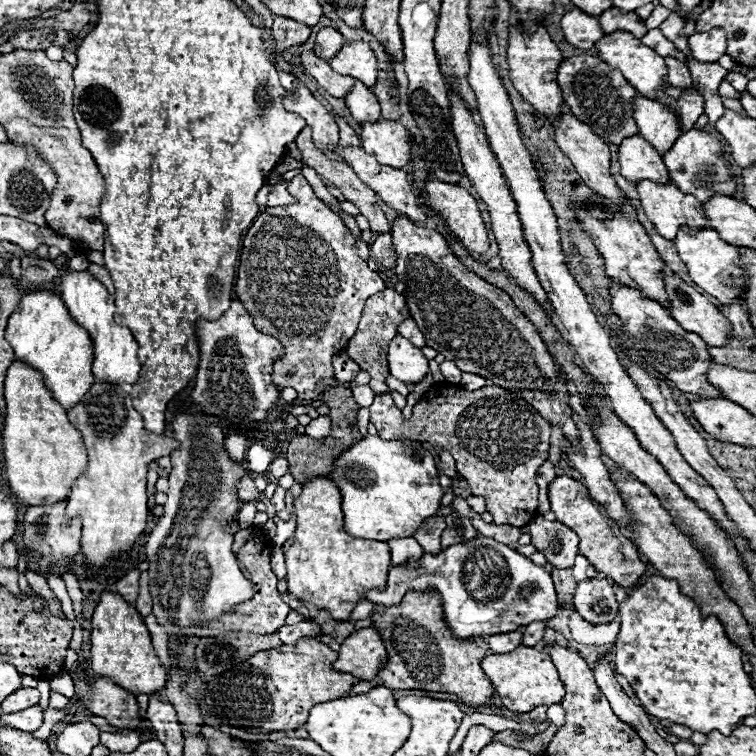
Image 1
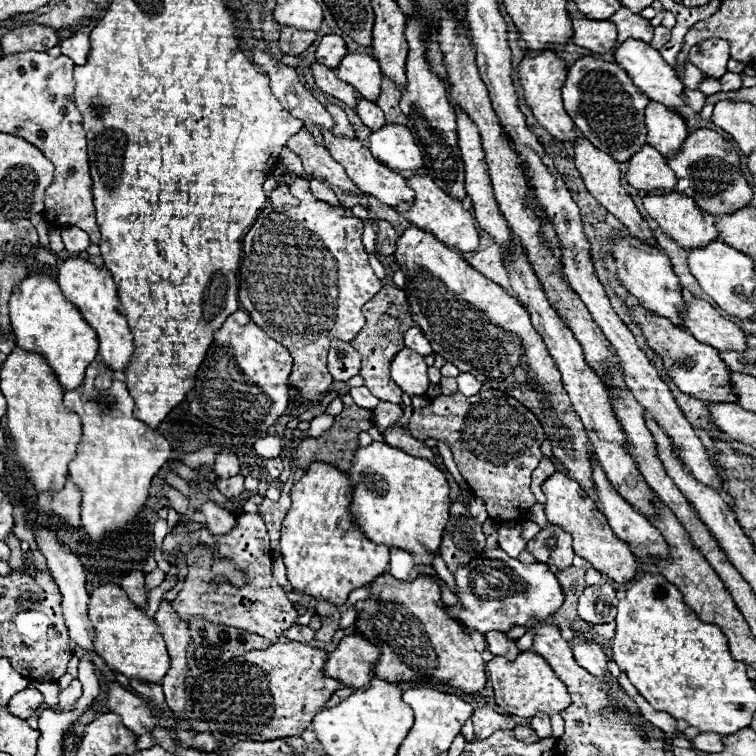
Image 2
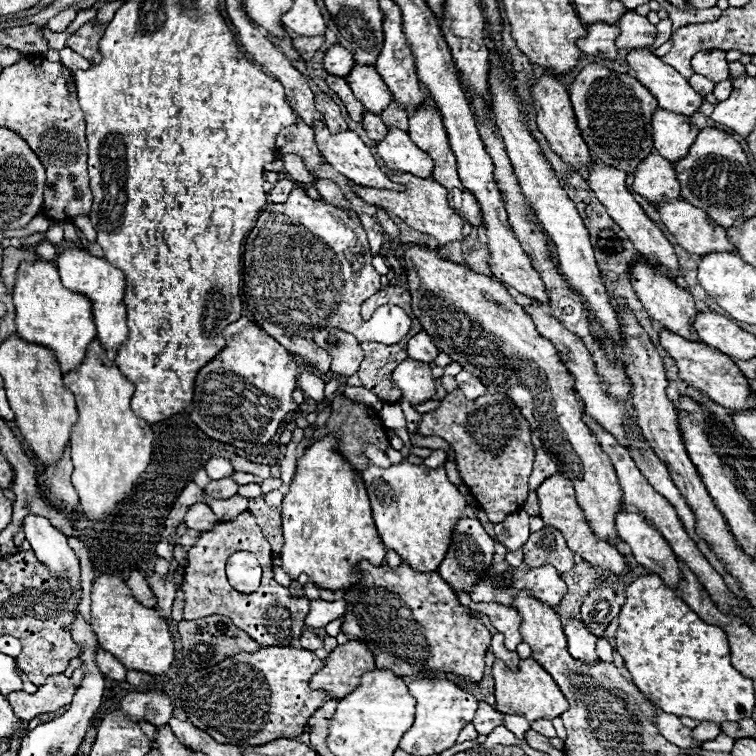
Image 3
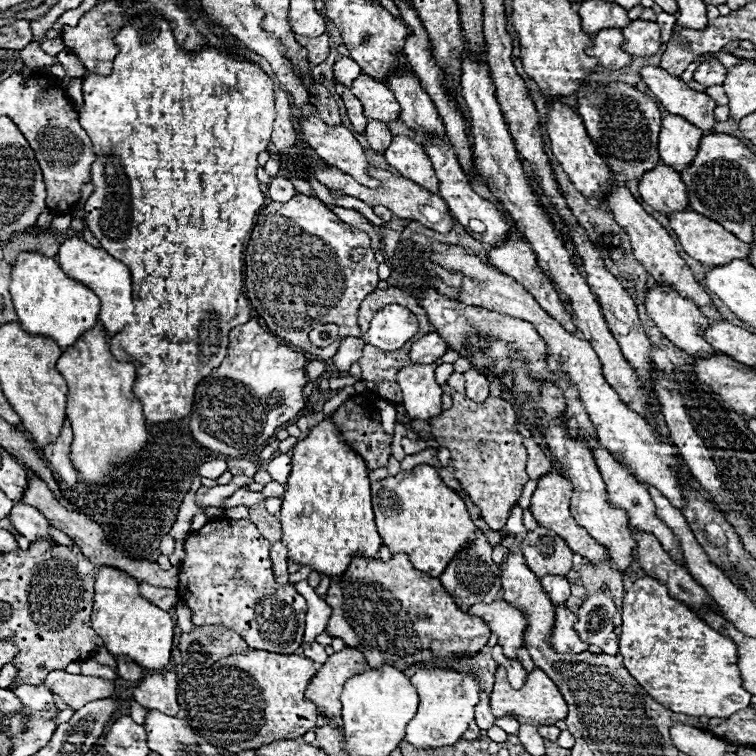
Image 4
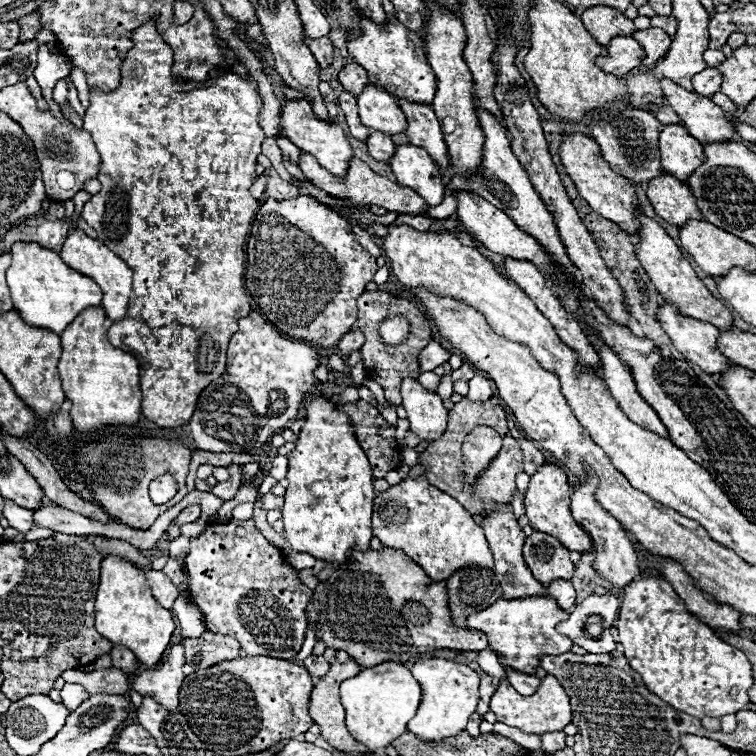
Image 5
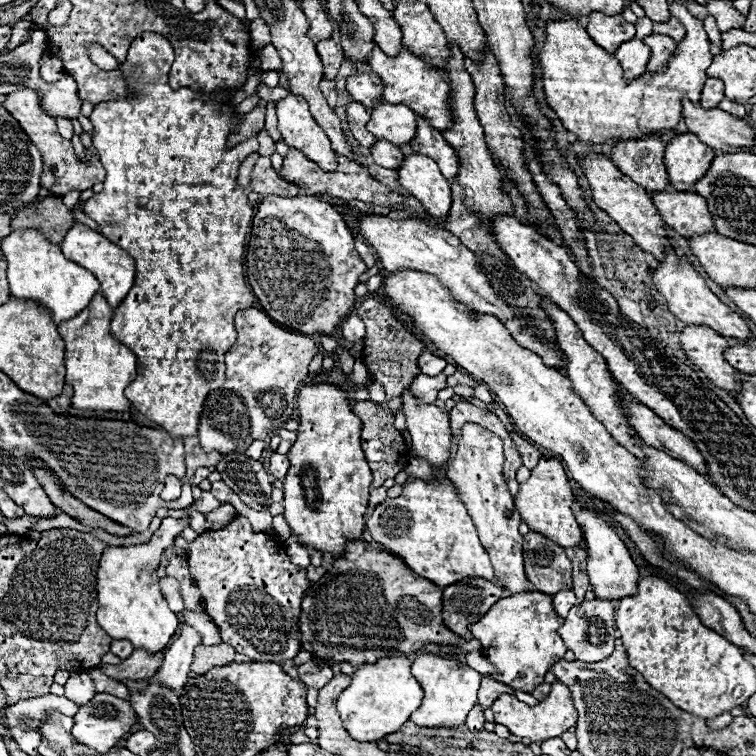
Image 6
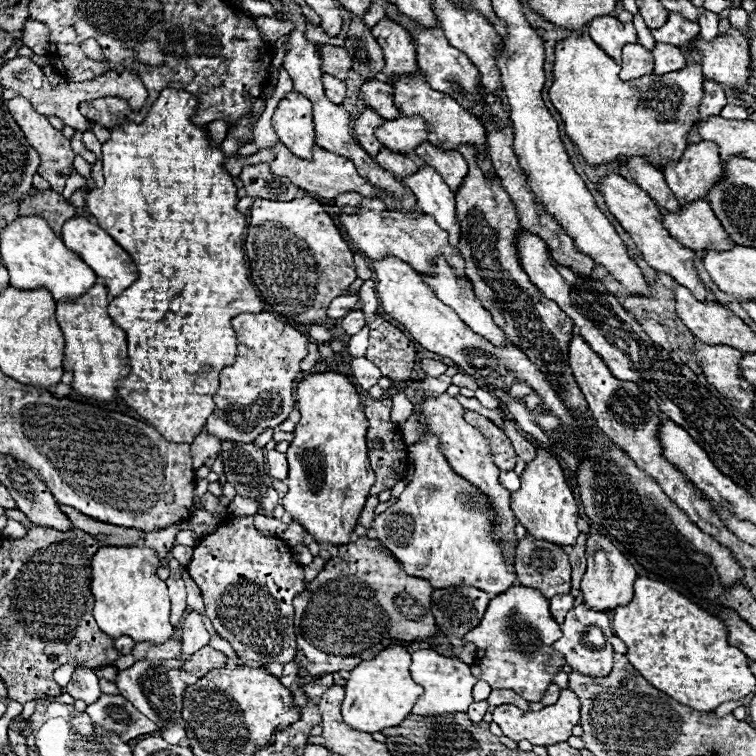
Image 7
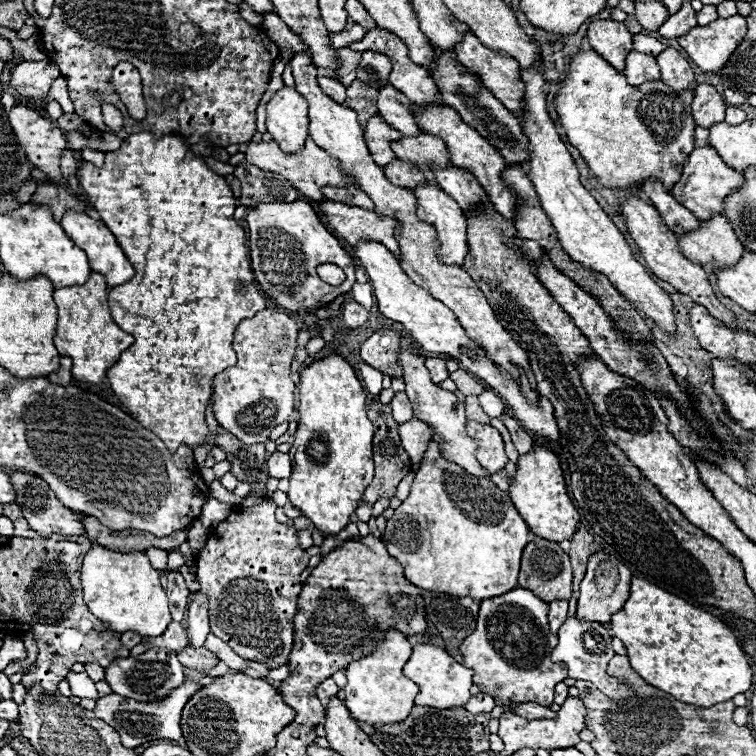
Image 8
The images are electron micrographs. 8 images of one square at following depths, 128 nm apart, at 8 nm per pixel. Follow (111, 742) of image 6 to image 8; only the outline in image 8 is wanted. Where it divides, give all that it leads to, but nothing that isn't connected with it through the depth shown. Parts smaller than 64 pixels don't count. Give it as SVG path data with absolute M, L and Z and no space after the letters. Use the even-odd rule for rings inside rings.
M184 670L184 682L180 686L176 686L166 698L156 700L156 702L136 702L132 698L122 698L118 694L108 694L104 698L98 698L94 714L96 718L104 720L106 724L110 724L120 736L122 736L122 744L126 748L138 748L144 742L150 740L180 740L182 738L182 730L180 730L180 716L182 710L186 706L186 702L200 690L204 688L204 684L200 684L202 678L206 678L206 672L198 672L198 670Z

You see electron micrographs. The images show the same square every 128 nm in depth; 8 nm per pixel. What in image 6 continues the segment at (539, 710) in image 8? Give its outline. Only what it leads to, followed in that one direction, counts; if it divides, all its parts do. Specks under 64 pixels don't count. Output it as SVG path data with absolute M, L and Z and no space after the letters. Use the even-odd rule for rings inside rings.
M482 678L480 690L478 690L478 704L482 708L490 708L492 702L498 700L502 694L514 696L514 690L510 690L510 686L502 686L500 682L494 682L492 678Z

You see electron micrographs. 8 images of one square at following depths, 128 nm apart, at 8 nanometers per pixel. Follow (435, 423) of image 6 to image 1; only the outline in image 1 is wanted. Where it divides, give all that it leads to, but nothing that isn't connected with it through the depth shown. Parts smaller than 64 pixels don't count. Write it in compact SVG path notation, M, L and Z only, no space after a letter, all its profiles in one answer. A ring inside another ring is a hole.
M396 336L388 346L388 366L390 374L404 384L418 384L428 374L426 356L402 336Z

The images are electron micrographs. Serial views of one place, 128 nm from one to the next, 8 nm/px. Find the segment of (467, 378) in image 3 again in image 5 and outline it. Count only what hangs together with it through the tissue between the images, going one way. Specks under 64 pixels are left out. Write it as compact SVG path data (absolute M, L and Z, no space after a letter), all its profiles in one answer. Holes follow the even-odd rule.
M476 374L472 380L470 380L470 392L466 394L466 398L468 400L482 400L482 402L486 402L486 400L490 400L492 398L492 386L490 386L490 382L484 378L484 376L480 376L480 374Z

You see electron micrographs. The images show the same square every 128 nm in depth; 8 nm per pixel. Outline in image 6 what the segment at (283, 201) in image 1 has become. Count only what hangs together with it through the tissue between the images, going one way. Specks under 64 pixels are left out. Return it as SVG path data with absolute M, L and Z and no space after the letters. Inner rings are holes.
M258 158L252 174L250 174L250 188L262 196L274 194L274 196L298 196L300 188L296 184L290 184L286 180L282 180L272 164L270 158Z

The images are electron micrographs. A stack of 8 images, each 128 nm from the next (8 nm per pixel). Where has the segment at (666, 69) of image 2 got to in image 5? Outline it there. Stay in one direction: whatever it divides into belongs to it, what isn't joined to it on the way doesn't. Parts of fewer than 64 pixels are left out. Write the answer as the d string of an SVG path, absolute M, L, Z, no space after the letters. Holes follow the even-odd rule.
M662 80L662 90L668 106L682 118L684 128L702 144L730 142L734 134L734 122L726 120L724 110L710 98L702 98L682 86Z

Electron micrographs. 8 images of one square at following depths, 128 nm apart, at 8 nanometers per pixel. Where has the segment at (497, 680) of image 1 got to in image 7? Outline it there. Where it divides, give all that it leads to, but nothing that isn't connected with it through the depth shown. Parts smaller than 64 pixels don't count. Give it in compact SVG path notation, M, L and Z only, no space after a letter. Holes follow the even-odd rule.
M562 690L558 702L554 706L546 706L540 712L522 712L512 704L504 704L494 710L494 722L502 728L504 736L512 738L514 742L528 740L534 746L552 746L566 742L572 736L572 728L580 724L580 700L572 690Z

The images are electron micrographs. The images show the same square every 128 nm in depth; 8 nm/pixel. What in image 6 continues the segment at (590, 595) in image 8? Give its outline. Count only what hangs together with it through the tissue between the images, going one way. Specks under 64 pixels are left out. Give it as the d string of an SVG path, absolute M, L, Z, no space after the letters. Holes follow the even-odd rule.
M576 508L574 516L584 530L584 540L586 540L586 550L588 550L586 574L588 574L588 580L590 580L590 586L592 586L596 598L598 600L620 600L626 596L634 596L636 584L638 584L638 568L636 568L634 560L630 558L624 542L592 510Z

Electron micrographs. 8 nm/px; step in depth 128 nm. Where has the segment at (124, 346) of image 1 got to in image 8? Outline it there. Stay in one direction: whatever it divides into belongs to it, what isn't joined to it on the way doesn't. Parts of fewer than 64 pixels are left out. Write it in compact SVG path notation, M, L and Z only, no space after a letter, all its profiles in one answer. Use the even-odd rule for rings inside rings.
M68 210L62 220L60 220L64 232L68 234L68 238L80 246L86 256L88 256L88 264L94 272L100 272L106 276L106 282L108 286L116 286L116 284L122 284L122 282L128 282L132 278L132 264L126 260L122 248L116 244L116 238L112 236L112 232L106 228L106 224L102 220L92 220L86 212L74 212L74 210Z

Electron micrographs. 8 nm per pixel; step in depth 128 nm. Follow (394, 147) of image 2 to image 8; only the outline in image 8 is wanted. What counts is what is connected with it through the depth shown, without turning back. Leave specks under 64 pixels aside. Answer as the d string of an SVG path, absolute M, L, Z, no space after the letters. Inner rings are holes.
M420 186L414 190L418 198L418 218L426 224L432 224L436 230L436 242L438 242L438 258L444 264L454 264L454 266L464 266L464 260L468 256L468 240L466 240L466 216L458 208L458 204L440 188L436 186Z

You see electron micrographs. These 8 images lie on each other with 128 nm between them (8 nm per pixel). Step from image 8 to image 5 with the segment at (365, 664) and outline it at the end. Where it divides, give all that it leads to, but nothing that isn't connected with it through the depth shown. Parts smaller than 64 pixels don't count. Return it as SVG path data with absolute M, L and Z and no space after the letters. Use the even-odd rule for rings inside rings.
M382 662L374 668L364 668L358 676L342 682L340 700L346 710L350 734L374 752L390 746L394 738L406 732L408 720L416 714L420 704L420 684L404 664Z

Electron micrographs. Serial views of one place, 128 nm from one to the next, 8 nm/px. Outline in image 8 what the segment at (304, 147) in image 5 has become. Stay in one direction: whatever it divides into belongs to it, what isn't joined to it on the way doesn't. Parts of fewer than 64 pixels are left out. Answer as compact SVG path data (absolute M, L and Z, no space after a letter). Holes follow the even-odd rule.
M280 88L266 104L266 128L284 152L298 152L308 136L308 102L294 88Z

